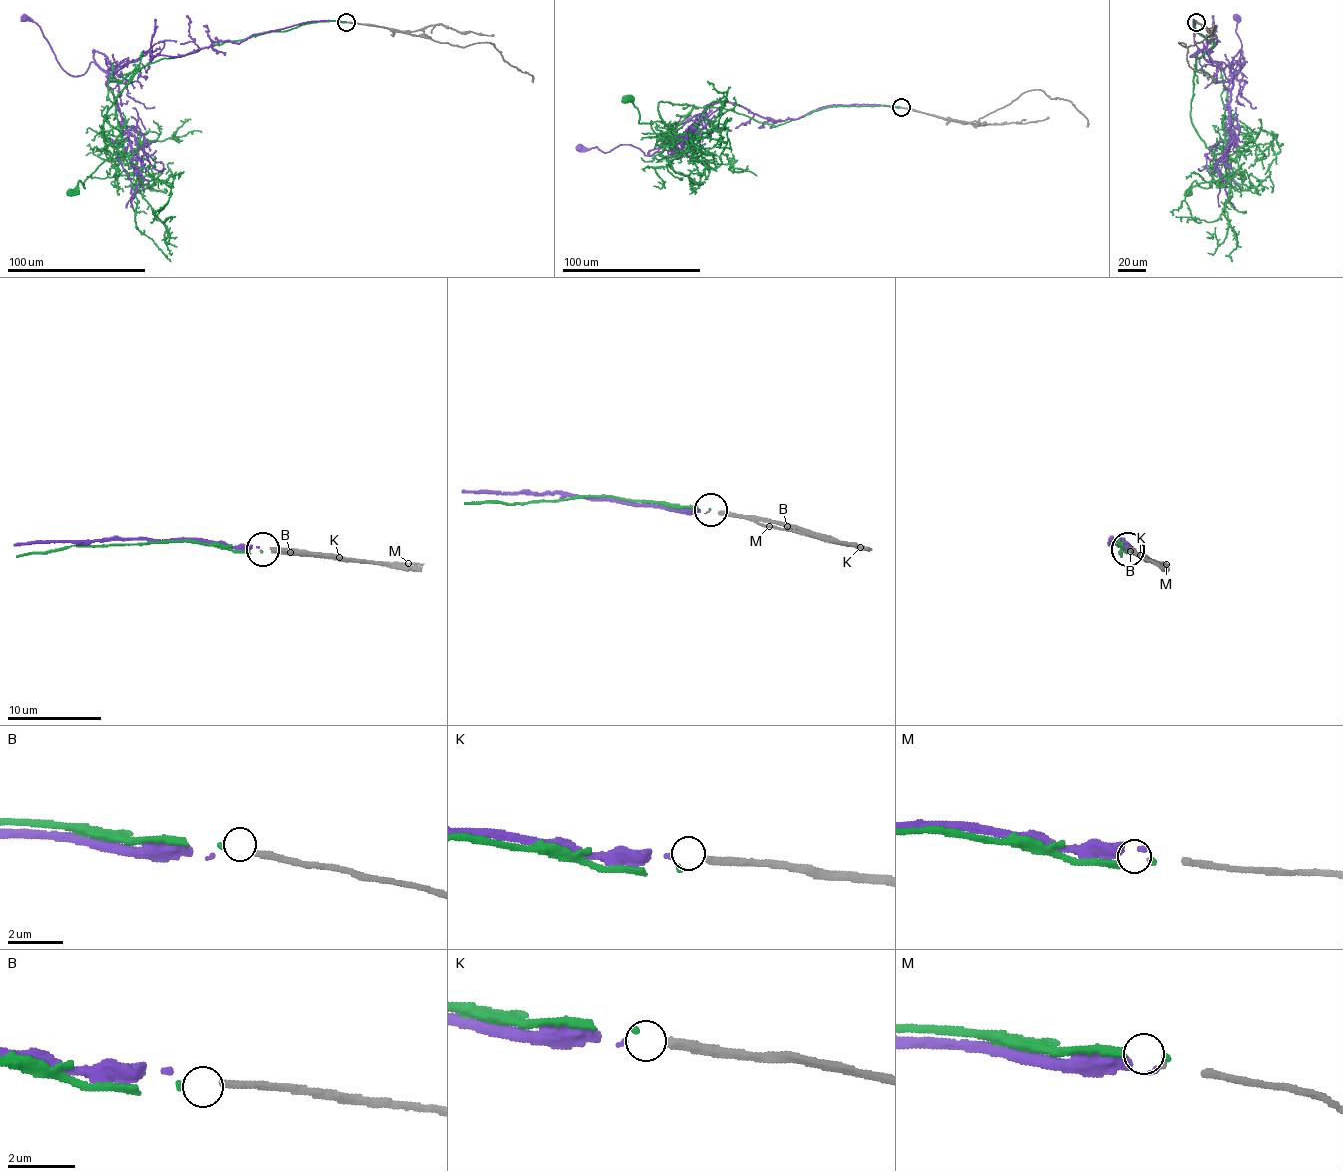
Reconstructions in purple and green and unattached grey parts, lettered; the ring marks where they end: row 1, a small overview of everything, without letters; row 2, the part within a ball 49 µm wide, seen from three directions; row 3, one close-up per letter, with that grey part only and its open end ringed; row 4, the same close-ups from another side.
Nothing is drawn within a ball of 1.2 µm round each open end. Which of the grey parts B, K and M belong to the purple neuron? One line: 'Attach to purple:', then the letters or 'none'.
Attach to purple: K

